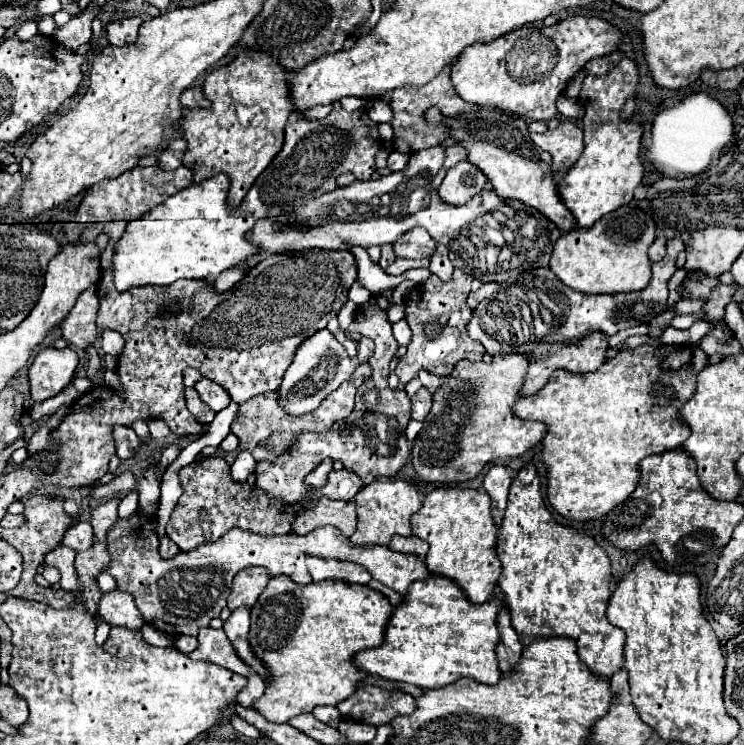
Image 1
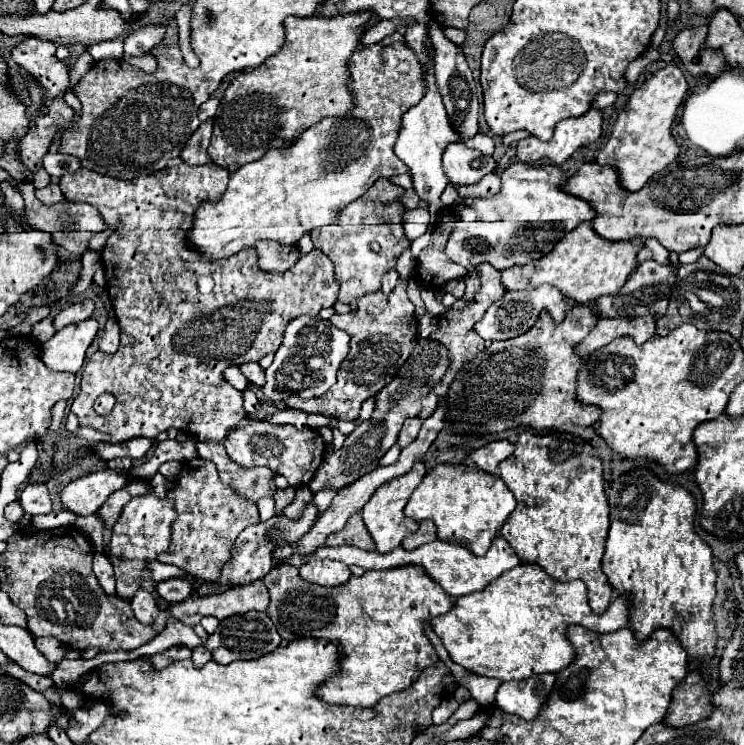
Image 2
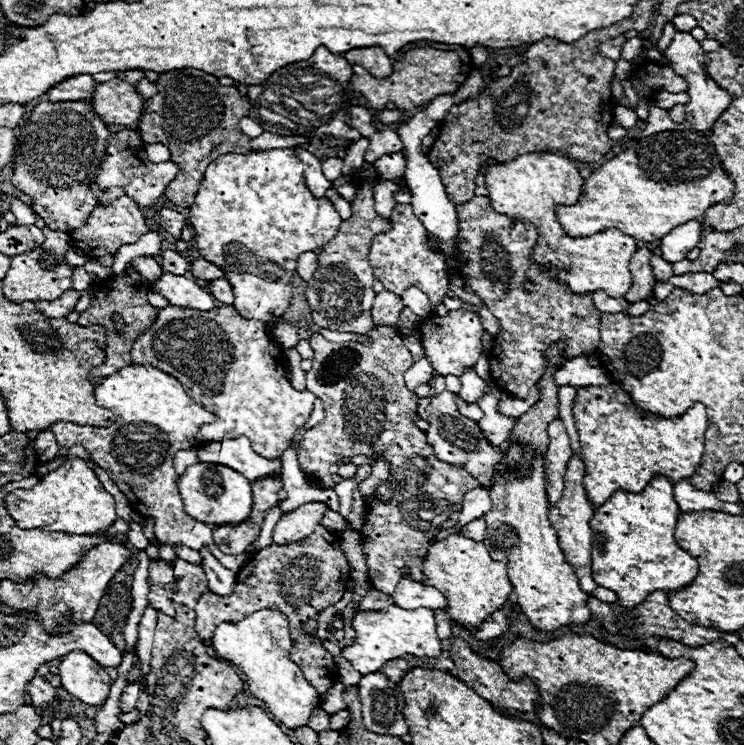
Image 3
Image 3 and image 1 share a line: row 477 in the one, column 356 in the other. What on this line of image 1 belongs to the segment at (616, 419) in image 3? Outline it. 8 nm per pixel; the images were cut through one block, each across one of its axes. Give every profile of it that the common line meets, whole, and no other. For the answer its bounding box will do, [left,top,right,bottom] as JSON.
[250,576,394,724]

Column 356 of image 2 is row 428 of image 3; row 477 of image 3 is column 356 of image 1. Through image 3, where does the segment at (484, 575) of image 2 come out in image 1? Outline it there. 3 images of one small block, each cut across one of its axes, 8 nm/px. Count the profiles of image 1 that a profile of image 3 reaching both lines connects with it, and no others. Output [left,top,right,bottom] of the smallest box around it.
[106,510,430,636]

